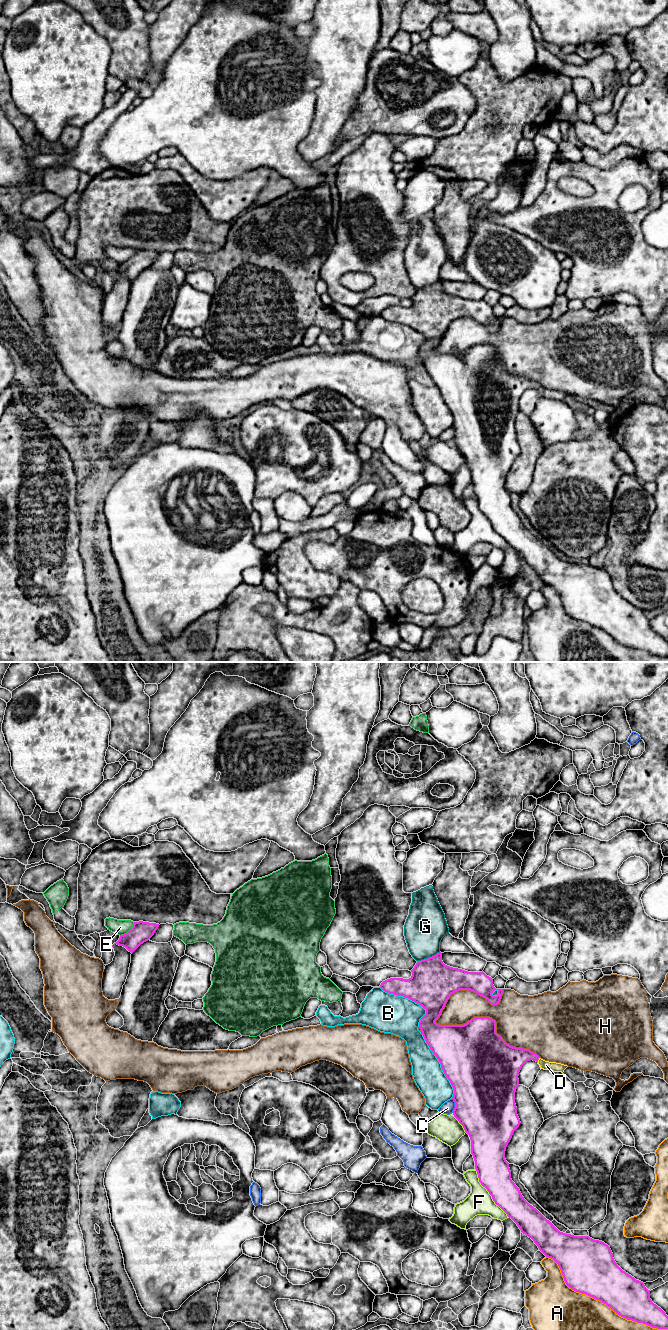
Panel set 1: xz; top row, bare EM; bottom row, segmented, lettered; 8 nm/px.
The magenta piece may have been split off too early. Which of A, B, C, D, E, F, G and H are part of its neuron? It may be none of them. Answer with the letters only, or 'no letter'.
D

